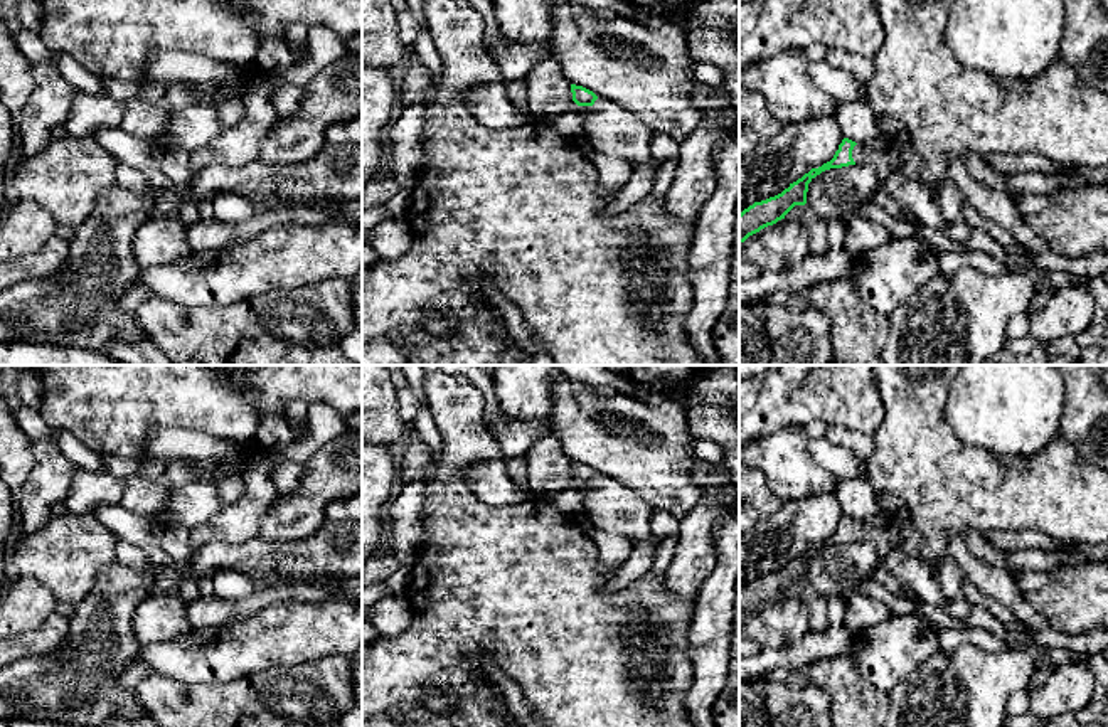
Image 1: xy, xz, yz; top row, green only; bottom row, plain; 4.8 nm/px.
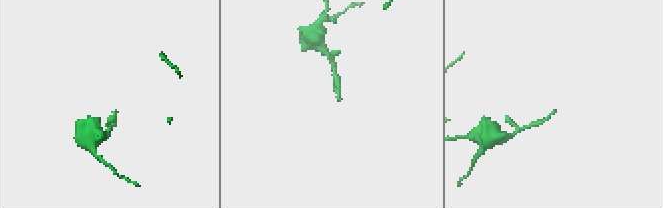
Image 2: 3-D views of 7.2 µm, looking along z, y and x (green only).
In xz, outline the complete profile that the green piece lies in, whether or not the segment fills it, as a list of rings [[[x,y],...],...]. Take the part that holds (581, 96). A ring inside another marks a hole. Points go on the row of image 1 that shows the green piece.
[[[571,84],[571,111],[583,111],[584,146],[601,148],[610,157],[626,160],[633,168],[652,158],[653,131],[616,101]]]

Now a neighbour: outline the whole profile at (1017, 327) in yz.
[[[1015,315],[1007,326],[1007,338],[1017,340],[1029,335],[1029,315]]]

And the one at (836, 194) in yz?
[[[869,163],[830,168],[808,183],[807,205],[827,224],[849,220],[866,202],[876,199],[877,185],[879,178]]]

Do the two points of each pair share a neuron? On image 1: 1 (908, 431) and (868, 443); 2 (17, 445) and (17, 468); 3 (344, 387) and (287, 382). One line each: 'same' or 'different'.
1: different
2: same
3: same

